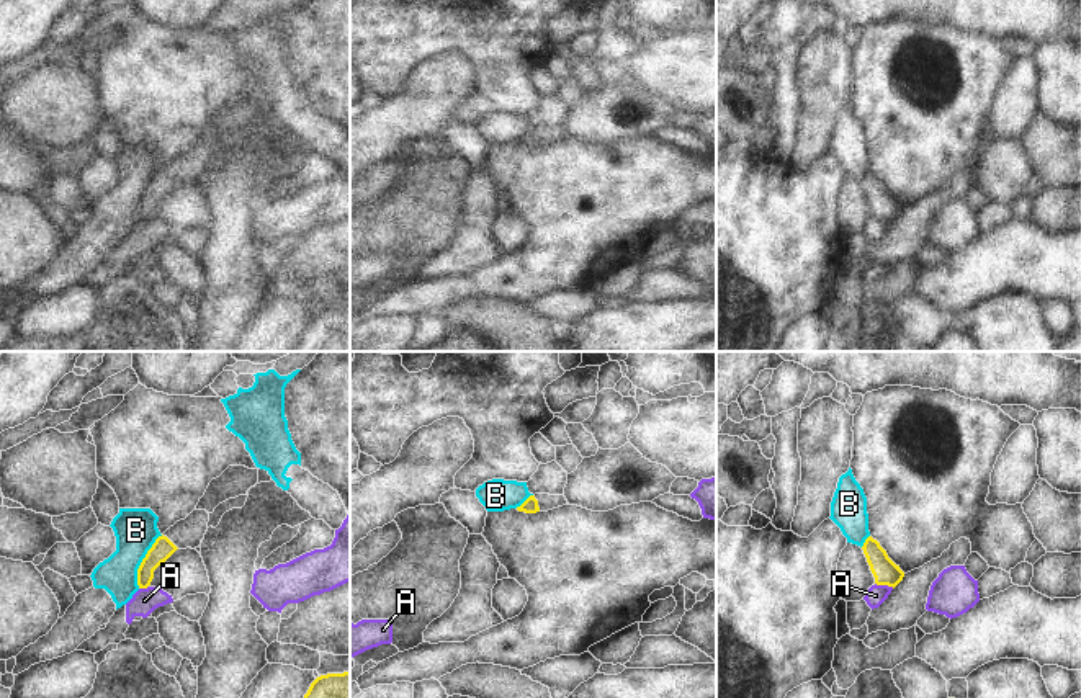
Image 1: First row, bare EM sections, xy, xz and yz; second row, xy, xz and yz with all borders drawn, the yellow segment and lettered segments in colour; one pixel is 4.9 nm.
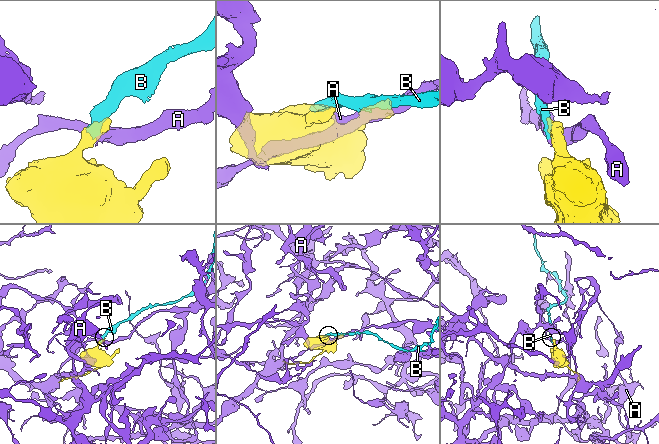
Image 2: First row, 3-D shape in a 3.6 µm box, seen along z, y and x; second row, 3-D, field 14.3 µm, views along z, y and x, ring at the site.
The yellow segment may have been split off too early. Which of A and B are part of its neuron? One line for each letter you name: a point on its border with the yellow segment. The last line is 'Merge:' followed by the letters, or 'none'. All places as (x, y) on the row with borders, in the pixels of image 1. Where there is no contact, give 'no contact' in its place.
Merge: none

